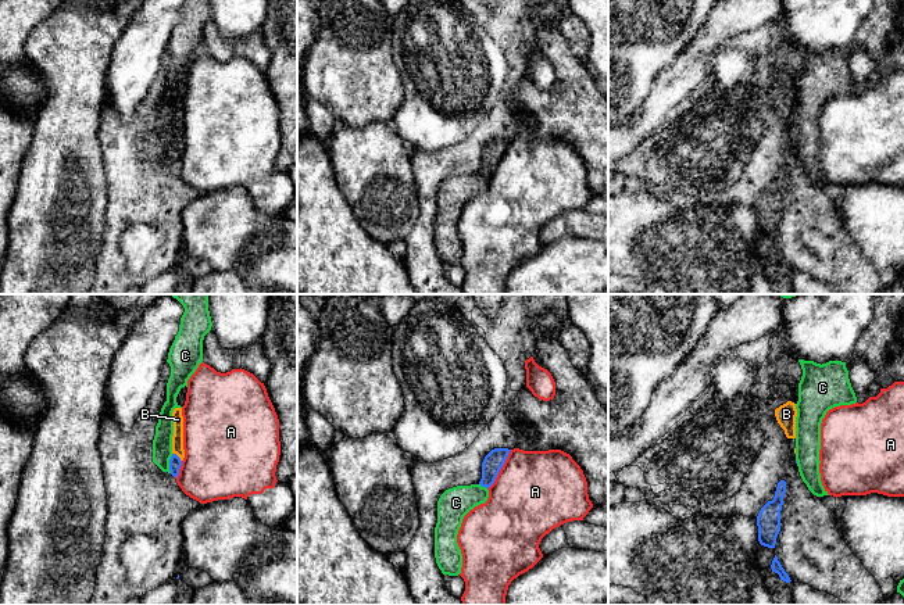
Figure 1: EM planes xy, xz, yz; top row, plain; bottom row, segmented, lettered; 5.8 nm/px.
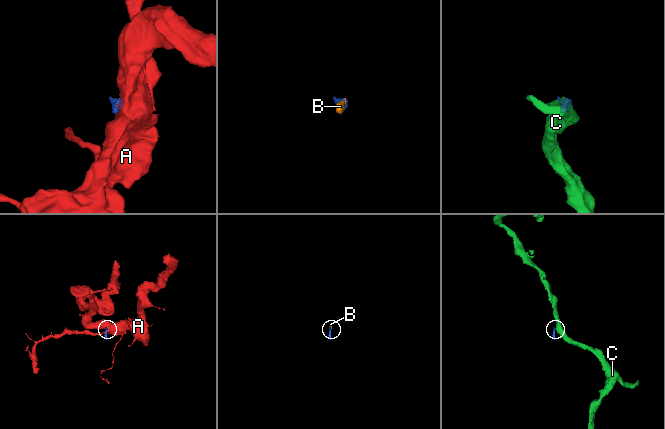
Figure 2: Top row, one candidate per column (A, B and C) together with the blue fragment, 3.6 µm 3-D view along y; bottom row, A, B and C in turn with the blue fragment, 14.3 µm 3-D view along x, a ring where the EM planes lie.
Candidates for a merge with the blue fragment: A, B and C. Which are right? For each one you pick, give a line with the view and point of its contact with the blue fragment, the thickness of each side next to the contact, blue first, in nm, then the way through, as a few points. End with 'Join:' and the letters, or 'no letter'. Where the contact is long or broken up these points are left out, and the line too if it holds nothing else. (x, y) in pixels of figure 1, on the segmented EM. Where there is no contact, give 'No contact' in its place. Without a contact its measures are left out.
B: Touches blue at xy (178, 457). Thickness 70 nm (blue) against 60 nm. Path across: xy (175, 462), (178, 457), (178, 419)
Join: B

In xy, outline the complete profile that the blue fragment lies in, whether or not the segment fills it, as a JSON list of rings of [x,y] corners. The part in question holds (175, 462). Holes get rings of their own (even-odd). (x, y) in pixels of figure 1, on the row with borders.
[[[175,408],[172,412],[174,418],[174,436],[172,436],[172,457],[169,459],[171,475],[176,479],[182,461],[185,458],[183,450],[183,416],[182,408]]]

